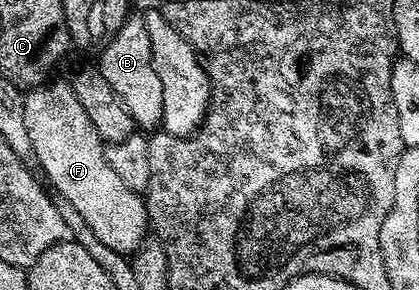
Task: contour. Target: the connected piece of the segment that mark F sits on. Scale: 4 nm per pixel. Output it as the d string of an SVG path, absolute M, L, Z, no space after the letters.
M50 81L40 87L32 88L25 95L23 125L31 141L32 158L37 158L37 163L41 166L40 174L47 183L49 178L48 186L58 196L61 194L69 202L70 209L85 222L84 230L88 234L99 237L99 241L103 241L107 249L115 249L120 255L129 257L140 250L151 231L149 208L146 207L144 198L138 192L127 189L127 185L123 185L123 180L111 170L111 165L107 165L106 144L99 137L95 125L91 125L91 117L87 117L83 105L79 105L79 97L75 97L68 82Z

